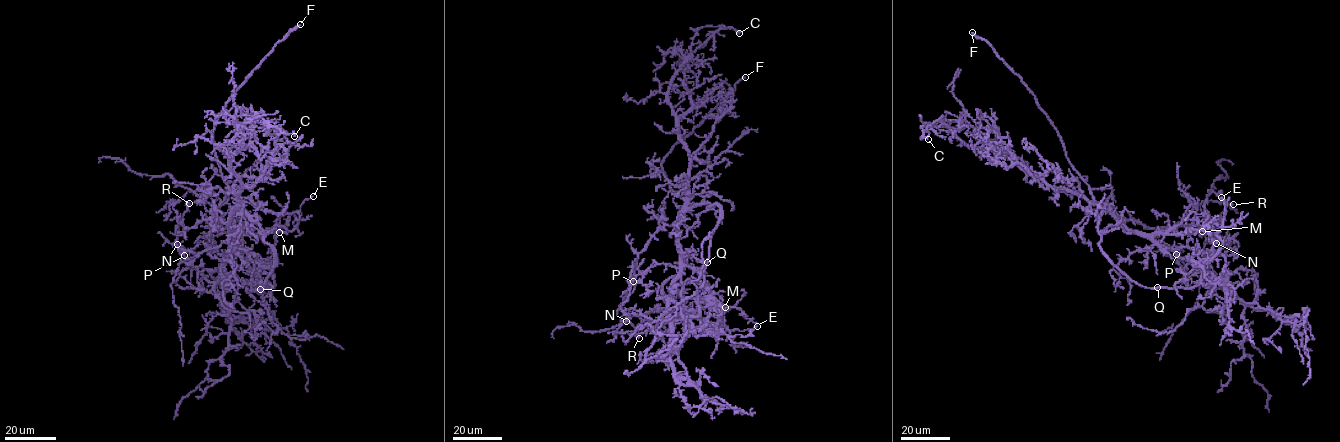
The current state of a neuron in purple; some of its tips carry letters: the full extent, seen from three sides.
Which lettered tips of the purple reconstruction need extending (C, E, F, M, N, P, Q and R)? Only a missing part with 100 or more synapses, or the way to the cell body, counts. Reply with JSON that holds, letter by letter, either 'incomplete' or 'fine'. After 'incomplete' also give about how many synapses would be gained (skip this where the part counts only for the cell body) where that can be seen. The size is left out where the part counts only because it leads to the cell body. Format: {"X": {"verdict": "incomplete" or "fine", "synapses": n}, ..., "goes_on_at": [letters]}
{"C": {"verdict": "fine"}, "E": {"verdict": "fine"}, "F": {"verdict": "incomplete"}, "M": {"verdict": "fine"}, "N": {"verdict": "fine"}, "P": {"verdict": "fine"}, "Q": {"verdict": "fine"}, "R": {"verdict": "fine"}, "goes_on_at": ["F"]}

